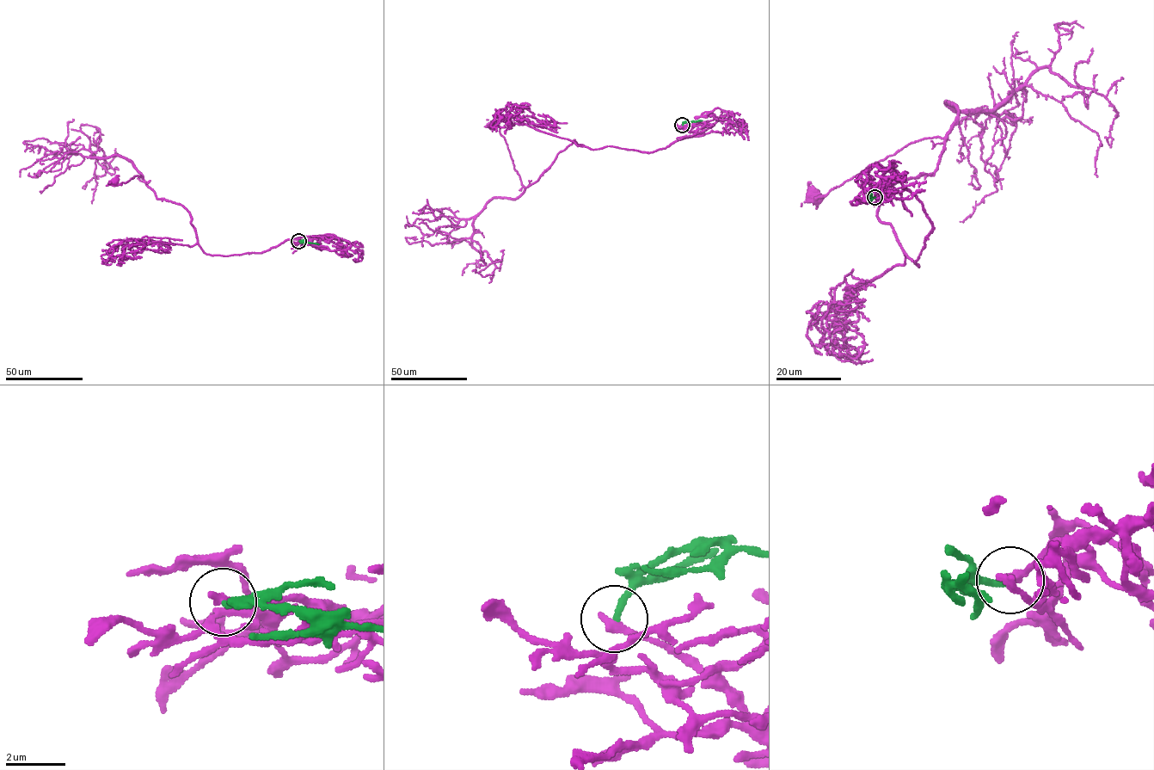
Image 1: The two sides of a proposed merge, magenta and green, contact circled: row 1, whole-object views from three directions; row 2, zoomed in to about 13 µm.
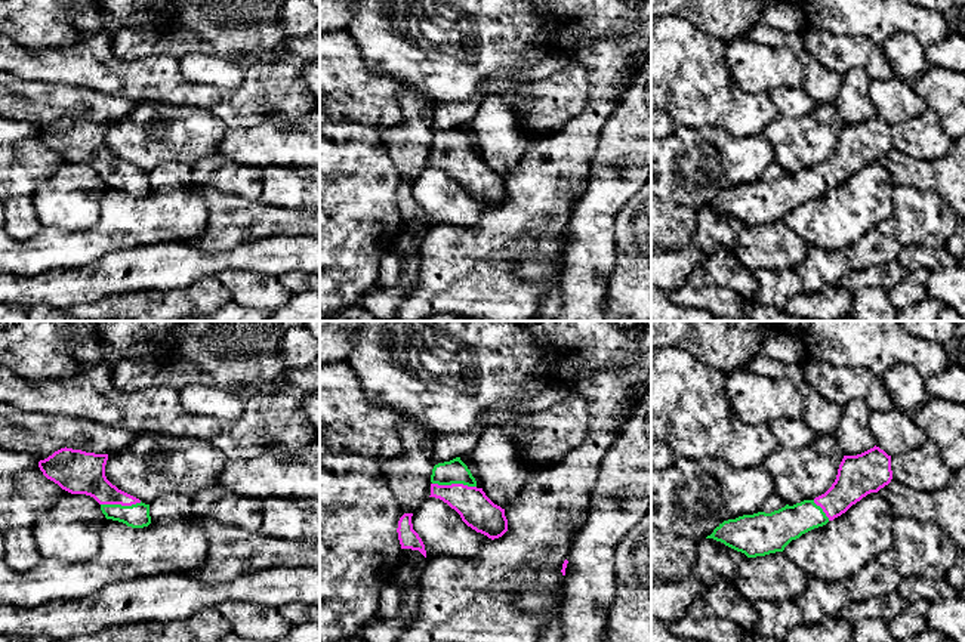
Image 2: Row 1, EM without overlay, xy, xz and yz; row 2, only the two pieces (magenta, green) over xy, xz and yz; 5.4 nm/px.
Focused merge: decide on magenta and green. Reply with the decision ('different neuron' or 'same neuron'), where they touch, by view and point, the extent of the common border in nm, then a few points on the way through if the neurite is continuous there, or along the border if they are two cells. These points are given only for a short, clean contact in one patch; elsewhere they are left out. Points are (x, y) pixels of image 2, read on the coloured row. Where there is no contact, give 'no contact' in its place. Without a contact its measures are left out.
same neuron | xz (455, 484) | 240 nm | across xz (477, 511), (455, 484), (455, 471)

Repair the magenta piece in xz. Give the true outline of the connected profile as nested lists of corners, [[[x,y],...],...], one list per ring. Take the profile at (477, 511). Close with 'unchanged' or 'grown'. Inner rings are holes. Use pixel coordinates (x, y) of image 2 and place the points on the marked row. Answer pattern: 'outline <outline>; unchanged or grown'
outline [[[460,457],[435,464],[431,482],[429,497],[447,503],[477,533],[494,540],[508,531],[505,509],[477,487],[475,478]]]; grown

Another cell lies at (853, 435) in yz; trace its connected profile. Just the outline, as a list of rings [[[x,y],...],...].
[[[864,401],[842,405],[838,429],[832,436],[844,456],[857,456],[875,447],[875,438],[869,430],[870,411]]]

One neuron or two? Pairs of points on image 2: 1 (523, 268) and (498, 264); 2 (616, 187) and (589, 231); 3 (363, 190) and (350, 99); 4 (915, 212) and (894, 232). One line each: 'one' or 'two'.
1: two
2: one
3: two
4: one

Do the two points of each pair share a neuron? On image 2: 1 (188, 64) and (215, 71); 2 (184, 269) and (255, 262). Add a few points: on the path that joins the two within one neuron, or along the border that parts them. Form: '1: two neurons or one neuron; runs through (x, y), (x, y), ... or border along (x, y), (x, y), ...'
1: one neuron; runs through (194, 67), (209, 70)
2: one neuron; runs through (202, 264), (237, 261)

